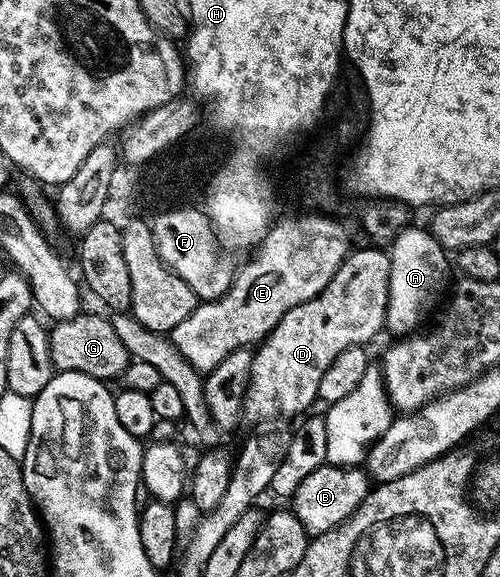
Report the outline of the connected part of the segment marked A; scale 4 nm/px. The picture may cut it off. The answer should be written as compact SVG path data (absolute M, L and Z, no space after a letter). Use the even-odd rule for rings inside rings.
M408 227L402 234L395 239L388 247L390 258L390 282L388 283L388 307L386 308L387 330L398 333L394 335L409 335L423 324L422 320L430 313L430 308L438 301L438 296L442 293L442 288L446 285L446 257L447 250L435 240L432 233L425 228L414 229Z

